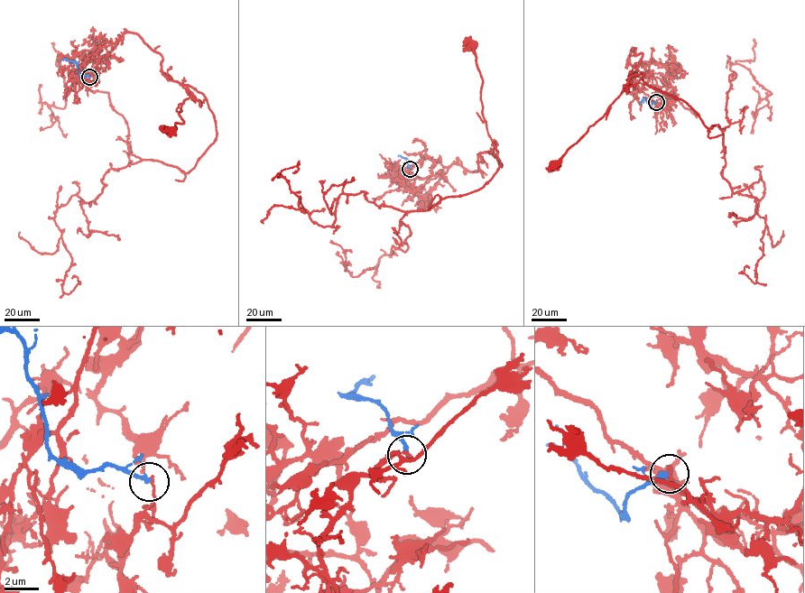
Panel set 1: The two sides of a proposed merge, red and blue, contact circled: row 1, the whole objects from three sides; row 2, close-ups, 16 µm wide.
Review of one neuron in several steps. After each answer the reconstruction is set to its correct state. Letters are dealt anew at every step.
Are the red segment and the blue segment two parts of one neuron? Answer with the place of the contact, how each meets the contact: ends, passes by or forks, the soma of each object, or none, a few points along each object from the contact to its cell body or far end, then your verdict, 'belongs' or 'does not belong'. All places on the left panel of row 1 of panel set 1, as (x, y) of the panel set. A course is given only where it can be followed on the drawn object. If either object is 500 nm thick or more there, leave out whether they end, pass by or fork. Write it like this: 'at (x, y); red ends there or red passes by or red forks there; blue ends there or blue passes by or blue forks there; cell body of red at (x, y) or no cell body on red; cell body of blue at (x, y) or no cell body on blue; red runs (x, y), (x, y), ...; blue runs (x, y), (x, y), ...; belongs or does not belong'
at (89, 77); red ends there; blue ends there; cell body of red at (171, 130); no cell body on blue; red runs (89, 77), (86, 86), (94, 49), (136, 33), (162, 56), (163, 76), (191, 94), (172, 131); blue runs (89, 77), (79, 74), (75, 61), (63, 60); does not belong

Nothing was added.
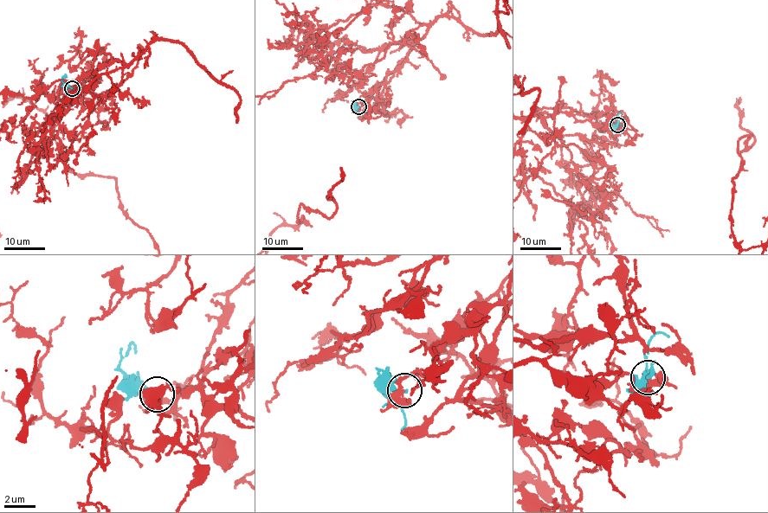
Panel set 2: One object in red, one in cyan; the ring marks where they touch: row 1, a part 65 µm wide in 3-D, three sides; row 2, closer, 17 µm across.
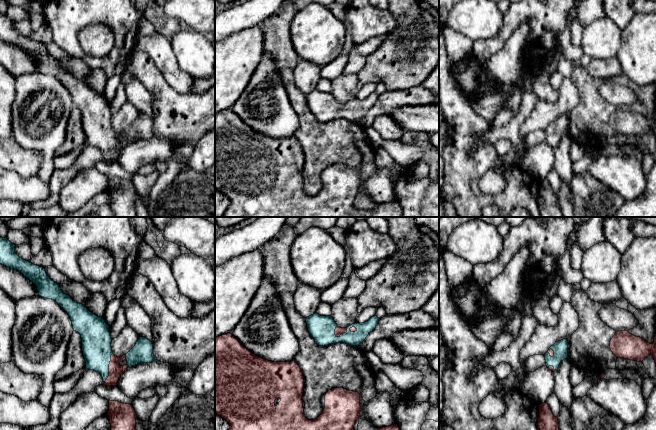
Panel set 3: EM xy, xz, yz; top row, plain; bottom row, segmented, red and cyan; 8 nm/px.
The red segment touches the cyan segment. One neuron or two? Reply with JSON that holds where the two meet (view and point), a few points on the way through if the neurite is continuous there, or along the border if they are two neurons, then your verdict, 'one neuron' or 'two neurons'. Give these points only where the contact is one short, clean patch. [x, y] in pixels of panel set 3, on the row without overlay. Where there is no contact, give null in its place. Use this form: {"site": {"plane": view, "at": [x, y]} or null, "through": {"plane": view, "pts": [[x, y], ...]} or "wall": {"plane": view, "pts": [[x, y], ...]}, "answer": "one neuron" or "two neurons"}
{"site": {"plane": "xy", "at": [109, 144]}, "through": {"plane": "xy", "pts": [[115, 146], [109, 144], [98, 131], [96, 116]]}, "answer": "one neuron"}

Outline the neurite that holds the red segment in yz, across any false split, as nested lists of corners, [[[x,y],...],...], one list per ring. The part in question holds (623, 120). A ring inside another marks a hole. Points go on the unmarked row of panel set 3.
[[[618,107],[610,117],[610,125],[618,134],[637,138],[643,138],[651,130],[656,139],[656,110],[654,119],[650,120],[644,115],[630,110],[628,107]]]

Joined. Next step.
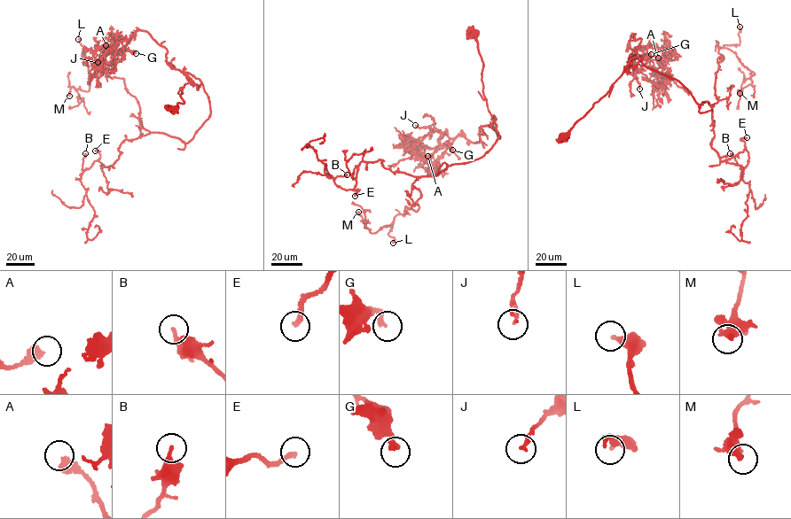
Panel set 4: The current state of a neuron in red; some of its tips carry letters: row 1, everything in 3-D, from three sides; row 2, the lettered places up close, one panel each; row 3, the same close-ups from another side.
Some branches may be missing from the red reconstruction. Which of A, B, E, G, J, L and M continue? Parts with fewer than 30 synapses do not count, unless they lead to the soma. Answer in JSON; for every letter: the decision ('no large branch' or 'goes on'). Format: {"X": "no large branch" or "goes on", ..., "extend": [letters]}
{"A": "no large branch", "B": "no large branch", "E": "goes on", "G": "no large branch", "J": "no large branch", "L": "goes on", "M": "no large branch", "extend": ["E", "L"]}

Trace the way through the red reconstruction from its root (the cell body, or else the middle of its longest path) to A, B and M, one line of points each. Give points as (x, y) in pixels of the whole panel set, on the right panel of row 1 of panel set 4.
A: (561, 137), (625, 69), (641, 40), (631, 34), (630, 48), (639, 48), (660, 73), (658, 58)
B: (561, 137), (641, 55), (700, 105), (708, 102), (711, 146), (722, 162), (745, 148), (746, 166), (730, 153)
M: (561, 137), (641, 55), (642, 65), (711, 106), (724, 58), (717, 43), (755, 73), (740, 93)

